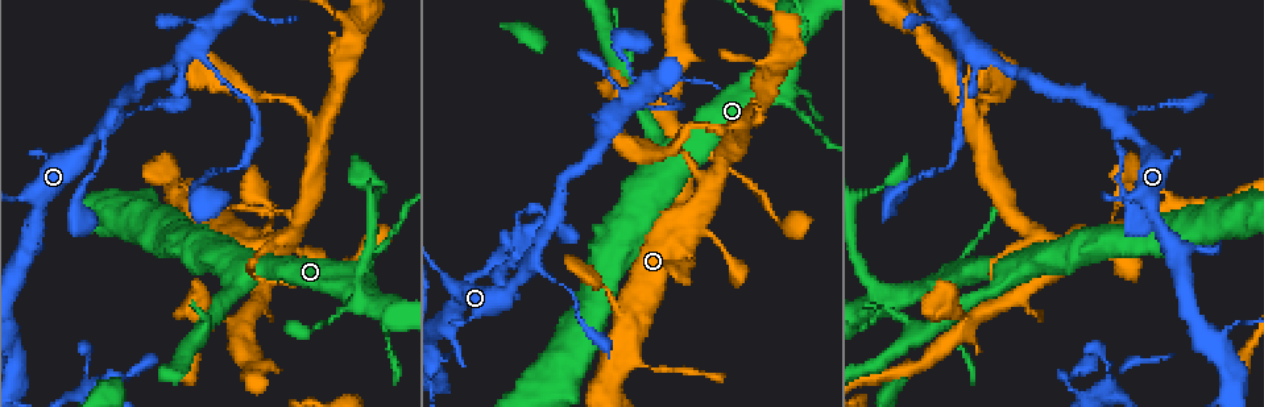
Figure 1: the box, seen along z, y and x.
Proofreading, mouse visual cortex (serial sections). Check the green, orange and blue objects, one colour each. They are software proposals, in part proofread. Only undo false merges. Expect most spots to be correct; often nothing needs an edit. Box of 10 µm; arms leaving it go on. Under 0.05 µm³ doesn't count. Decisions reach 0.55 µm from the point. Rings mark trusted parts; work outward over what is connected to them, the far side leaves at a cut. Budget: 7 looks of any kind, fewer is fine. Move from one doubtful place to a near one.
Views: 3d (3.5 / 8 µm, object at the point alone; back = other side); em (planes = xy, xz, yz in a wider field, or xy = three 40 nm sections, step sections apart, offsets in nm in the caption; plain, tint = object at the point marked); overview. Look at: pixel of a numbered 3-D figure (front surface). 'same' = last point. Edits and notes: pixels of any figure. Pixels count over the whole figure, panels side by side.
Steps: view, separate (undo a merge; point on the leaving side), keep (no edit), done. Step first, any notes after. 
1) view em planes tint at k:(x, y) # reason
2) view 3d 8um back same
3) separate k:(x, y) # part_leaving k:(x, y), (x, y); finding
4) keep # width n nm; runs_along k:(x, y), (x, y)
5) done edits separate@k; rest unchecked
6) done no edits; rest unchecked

view 3d 3.5um at 1:(373, 263) # calibre changes

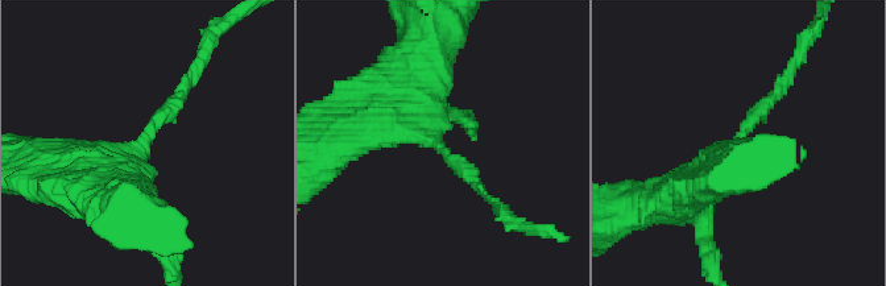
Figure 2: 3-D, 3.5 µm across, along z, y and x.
view em xy step 5 tint at 2:(140, 146) # arm_widths 200, 500 nm

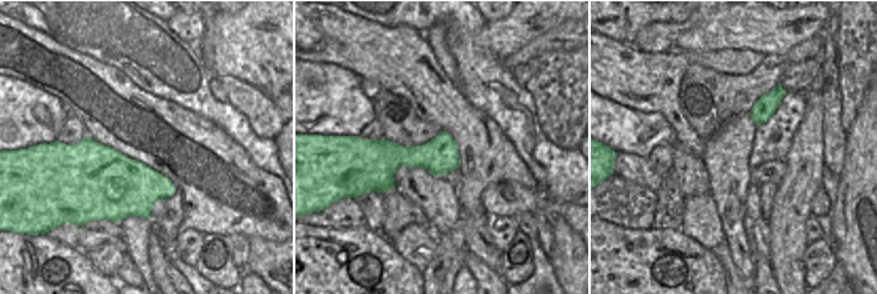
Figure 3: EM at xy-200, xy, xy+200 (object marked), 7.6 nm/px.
keep # runs_along 2:(62, 177), (115, 165), (183, 85); continuous, no second cell

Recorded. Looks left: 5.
view 3d 3.5um at 1:(950, 307) # calibre changes

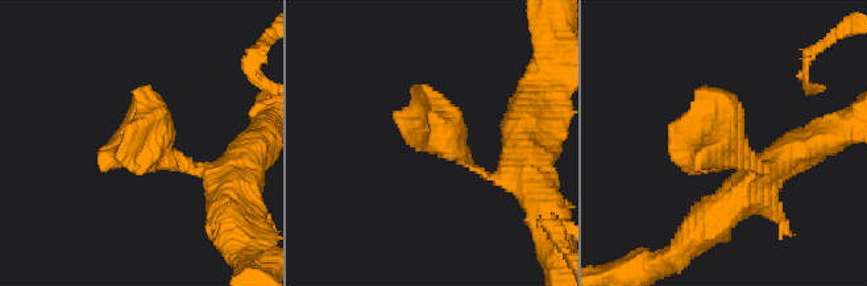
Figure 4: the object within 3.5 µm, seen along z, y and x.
view em planes tint at 4:(726, 138)

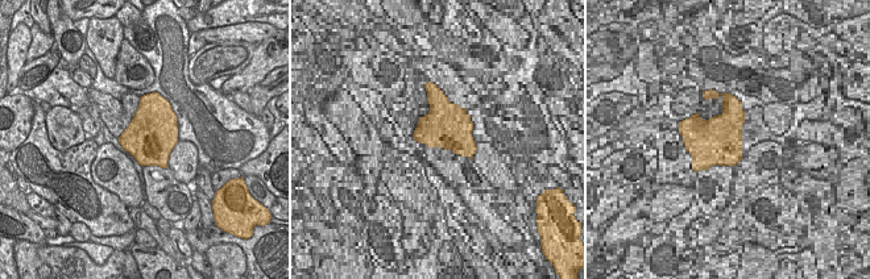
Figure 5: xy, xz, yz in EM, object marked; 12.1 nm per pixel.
keep # runs_along 4:(218, 169), (161, 157), (132, 91); all the same cell

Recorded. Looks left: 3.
view 3d 8um back at 1:(227, 207) # sudden change in width

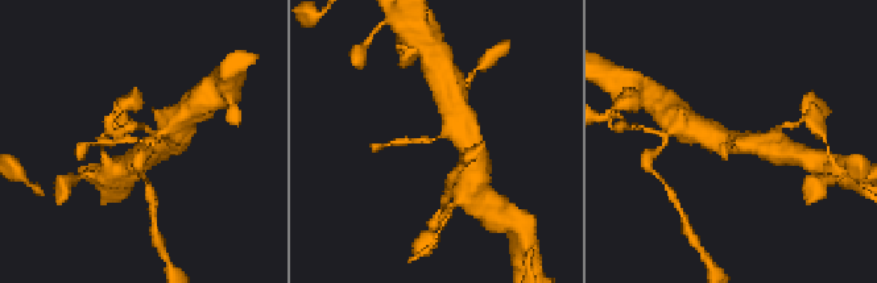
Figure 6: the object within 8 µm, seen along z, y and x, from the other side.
view em xy step 3 tint same # arm_widths 150, 600 nm; now the EM

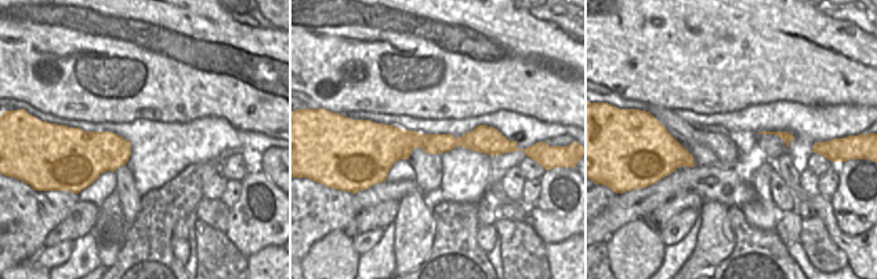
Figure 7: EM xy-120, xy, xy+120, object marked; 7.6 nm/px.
keep # runs_along 7:(369, 128), (384, 141), (507, 149); all the same cell

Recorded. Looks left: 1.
done no edits; rest unchecked

